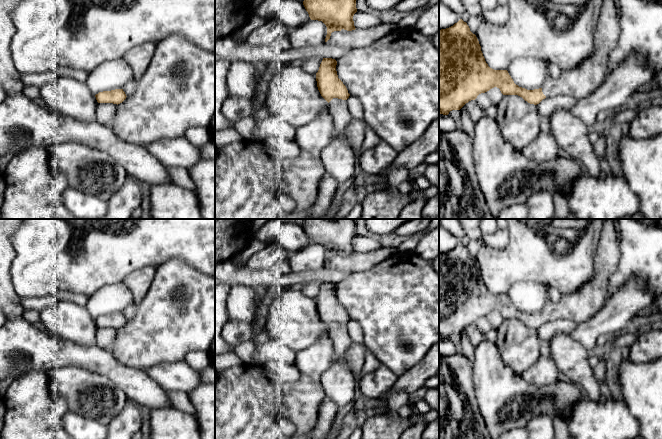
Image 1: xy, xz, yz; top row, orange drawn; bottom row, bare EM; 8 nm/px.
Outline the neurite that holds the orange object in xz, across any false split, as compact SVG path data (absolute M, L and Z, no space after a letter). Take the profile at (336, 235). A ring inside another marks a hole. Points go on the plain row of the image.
M304 219L303 229L311 244L322 245L327 251L325 266L334 255L355 254L353 240L357 236L354 219Z

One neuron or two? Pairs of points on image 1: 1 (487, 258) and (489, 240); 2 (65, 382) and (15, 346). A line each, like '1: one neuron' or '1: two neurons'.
1: two neurons
2: two neurons

